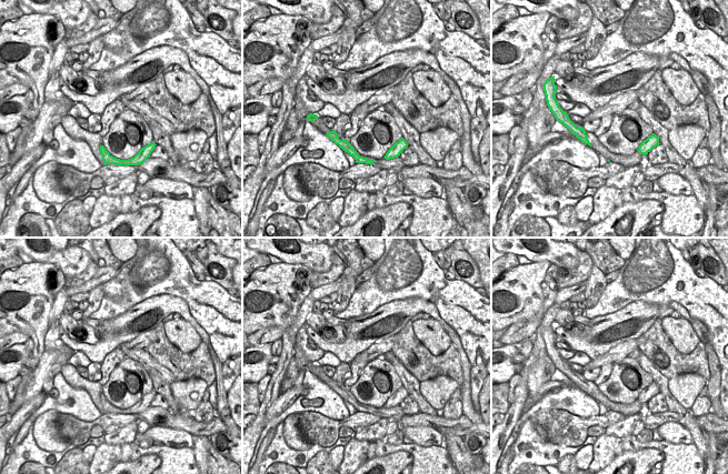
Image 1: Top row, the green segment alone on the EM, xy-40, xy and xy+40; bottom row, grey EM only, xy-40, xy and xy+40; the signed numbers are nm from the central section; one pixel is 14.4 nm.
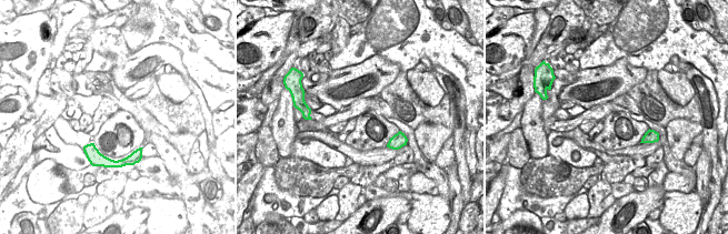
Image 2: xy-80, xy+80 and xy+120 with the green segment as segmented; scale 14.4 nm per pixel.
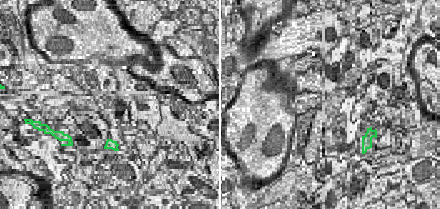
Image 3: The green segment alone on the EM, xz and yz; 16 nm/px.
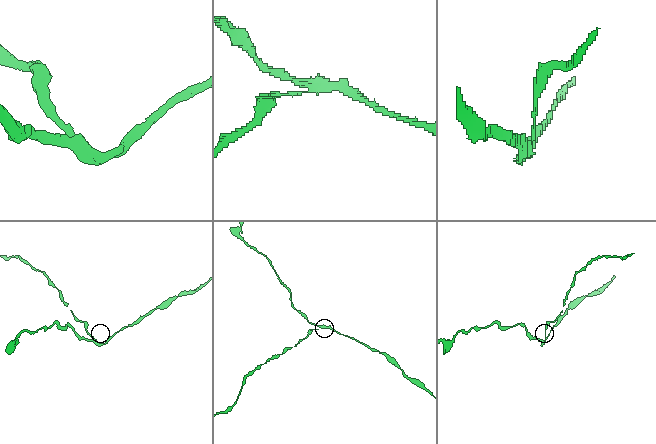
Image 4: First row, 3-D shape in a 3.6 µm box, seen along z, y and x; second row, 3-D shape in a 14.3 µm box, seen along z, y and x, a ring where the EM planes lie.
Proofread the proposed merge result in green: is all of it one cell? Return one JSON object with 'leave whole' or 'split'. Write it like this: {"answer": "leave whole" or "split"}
{"answer": "split"}

